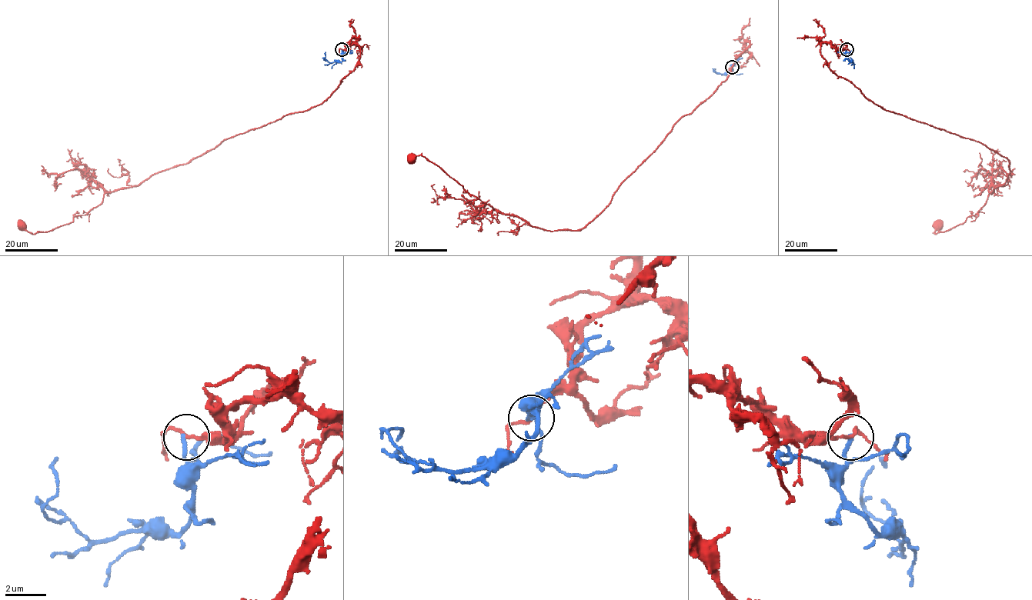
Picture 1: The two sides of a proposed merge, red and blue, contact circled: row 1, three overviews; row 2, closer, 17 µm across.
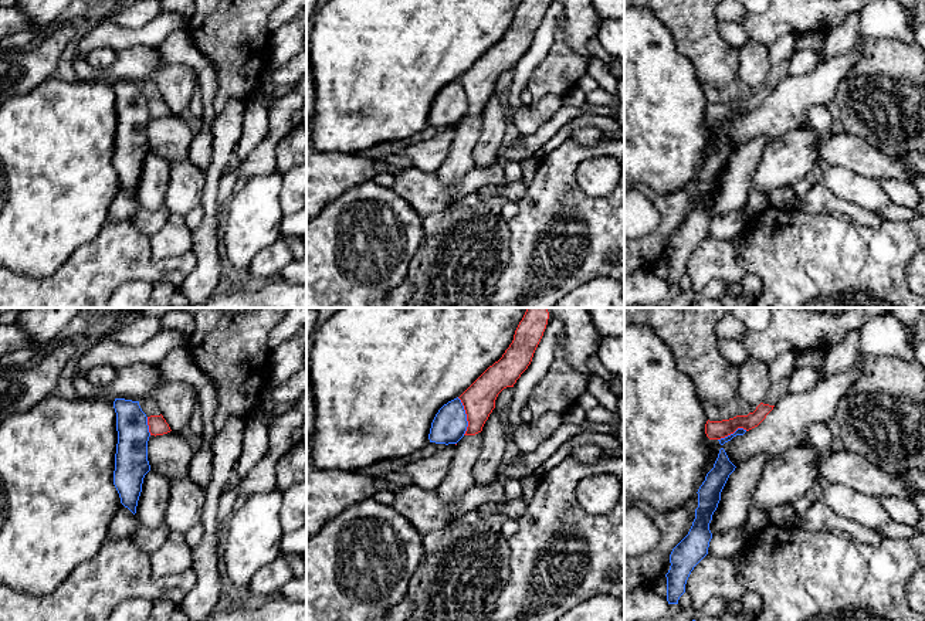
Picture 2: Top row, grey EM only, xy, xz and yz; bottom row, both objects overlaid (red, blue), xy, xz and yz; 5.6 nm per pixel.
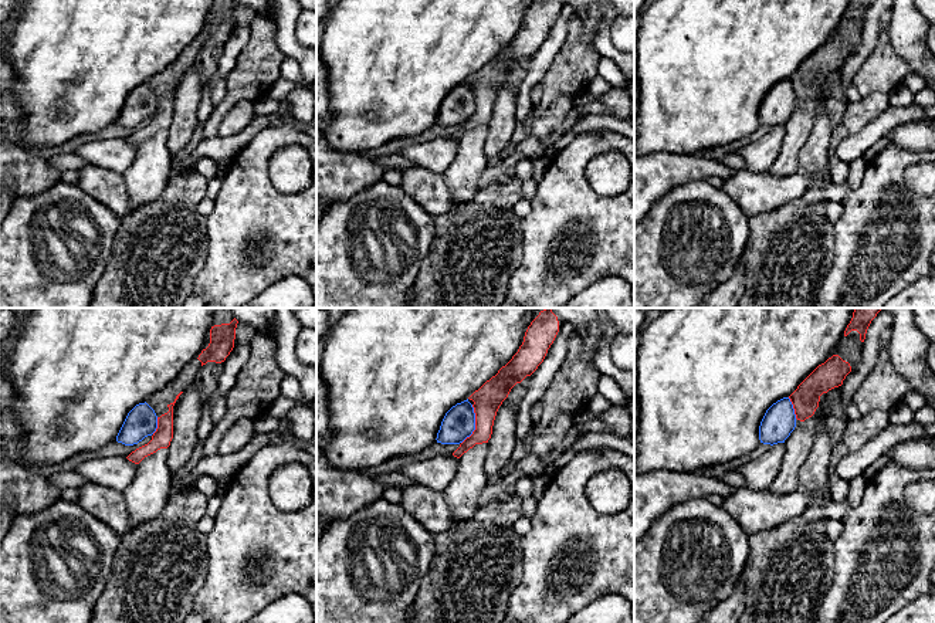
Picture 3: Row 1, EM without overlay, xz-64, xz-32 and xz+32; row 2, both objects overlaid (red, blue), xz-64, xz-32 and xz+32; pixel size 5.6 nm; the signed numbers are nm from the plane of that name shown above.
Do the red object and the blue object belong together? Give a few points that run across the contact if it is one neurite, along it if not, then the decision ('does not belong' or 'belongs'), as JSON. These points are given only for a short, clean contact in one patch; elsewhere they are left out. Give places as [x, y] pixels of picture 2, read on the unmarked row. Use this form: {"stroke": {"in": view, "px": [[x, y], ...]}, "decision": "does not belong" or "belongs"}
{"stroke": {"in": "xz", "px": [[457, 80], [467, 104], [464, 116]]}, "decision": "does not belong"}

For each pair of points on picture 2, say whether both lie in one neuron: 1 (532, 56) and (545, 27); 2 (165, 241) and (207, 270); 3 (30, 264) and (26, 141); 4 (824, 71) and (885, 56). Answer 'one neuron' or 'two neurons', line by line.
1: one neuron
2: two neurons
3: one neuron
4: two neurons

